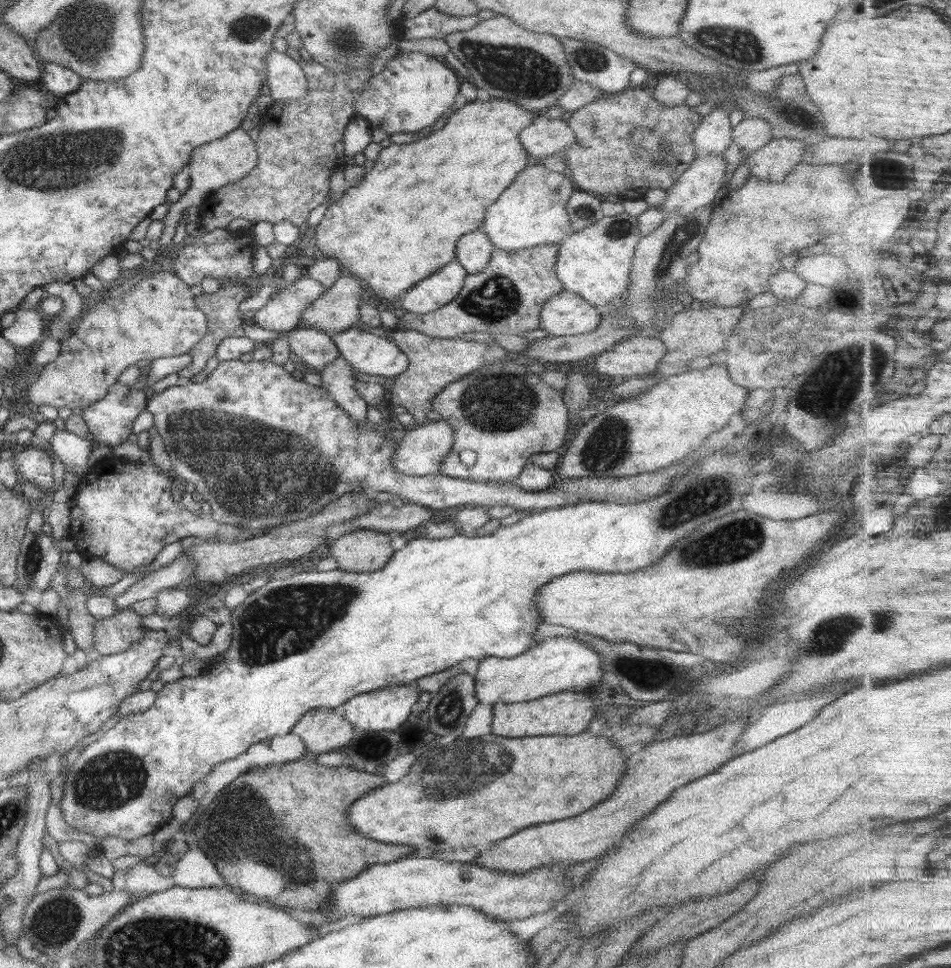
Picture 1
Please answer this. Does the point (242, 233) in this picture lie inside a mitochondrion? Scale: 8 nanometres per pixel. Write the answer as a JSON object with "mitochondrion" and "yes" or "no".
{"mitochondrion":"no"}

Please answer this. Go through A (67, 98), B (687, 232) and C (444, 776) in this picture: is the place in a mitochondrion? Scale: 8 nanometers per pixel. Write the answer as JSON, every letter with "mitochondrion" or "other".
{"A":"other","B":"mitochondrion","C":"mitochondrion"}

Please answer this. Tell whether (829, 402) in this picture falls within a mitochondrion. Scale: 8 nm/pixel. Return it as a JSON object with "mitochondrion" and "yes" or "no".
{"mitochondrion":"yes"}

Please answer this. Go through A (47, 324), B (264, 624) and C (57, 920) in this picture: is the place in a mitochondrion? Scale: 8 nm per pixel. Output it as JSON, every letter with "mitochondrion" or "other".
{"A":"other","B":"mitochondrion","C":"mitochondrion"}

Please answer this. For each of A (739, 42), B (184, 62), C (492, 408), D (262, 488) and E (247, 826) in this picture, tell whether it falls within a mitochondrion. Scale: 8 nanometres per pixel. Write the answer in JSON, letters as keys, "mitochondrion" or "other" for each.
{"A":"mitochondrion","B":"other","C":"mitochondrion","D":"mitochondrion","E":"mitochondrion"}

